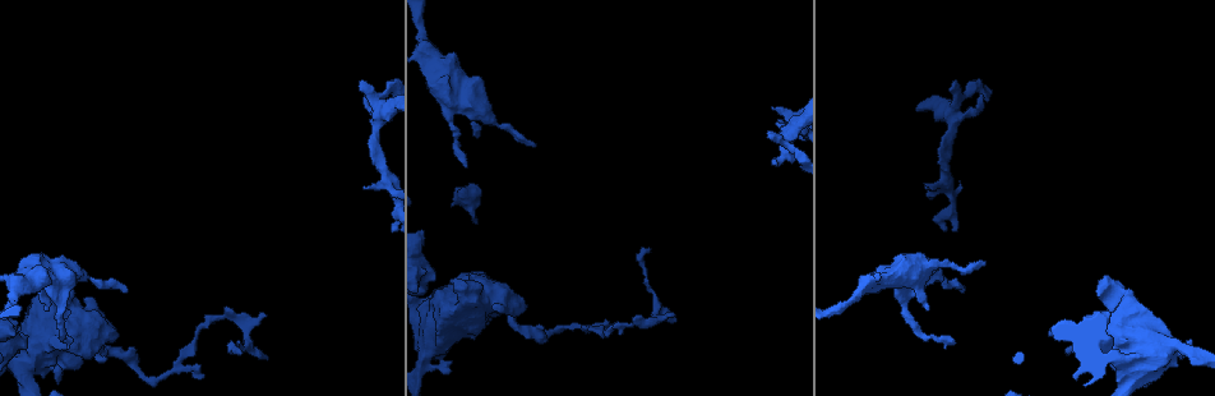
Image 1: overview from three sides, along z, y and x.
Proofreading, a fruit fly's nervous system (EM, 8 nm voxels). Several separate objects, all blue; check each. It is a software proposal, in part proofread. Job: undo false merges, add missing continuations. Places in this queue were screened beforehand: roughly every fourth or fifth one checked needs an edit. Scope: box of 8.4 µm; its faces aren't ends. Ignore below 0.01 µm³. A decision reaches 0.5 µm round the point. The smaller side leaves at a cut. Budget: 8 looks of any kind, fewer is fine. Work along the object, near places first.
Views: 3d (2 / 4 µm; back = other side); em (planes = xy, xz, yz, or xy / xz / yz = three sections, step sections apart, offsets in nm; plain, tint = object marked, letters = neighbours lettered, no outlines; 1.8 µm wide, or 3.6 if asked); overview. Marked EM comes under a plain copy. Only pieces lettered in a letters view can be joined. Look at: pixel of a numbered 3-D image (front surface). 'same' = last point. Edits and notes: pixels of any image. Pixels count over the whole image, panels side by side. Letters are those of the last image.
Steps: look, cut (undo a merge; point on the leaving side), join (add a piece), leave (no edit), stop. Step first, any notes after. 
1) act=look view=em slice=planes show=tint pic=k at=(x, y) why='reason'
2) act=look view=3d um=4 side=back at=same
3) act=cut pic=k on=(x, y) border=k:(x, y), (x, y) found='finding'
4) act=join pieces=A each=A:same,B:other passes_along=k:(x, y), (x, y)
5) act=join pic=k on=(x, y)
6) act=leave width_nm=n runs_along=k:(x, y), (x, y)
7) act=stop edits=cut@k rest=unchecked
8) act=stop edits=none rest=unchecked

act=look view=3d um=2 side=back pic=1 at=(674, 314) why='thin end'

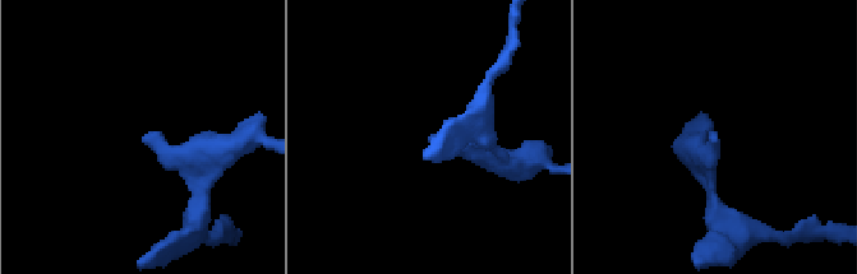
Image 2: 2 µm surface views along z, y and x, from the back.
act=look view=em slice=planes show=letters pic=2 at=(144, 138)

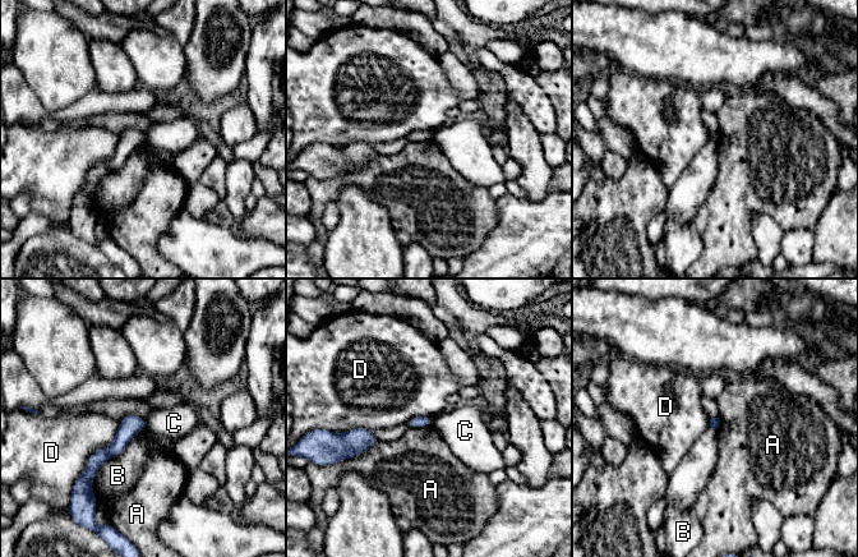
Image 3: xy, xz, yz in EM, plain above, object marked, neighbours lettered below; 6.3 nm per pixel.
act=leave longest_contact=D:480nm each=A:other,B:other,C:other,D:other runs_along=3:(143, 423), (88, 474) found='none of them fits'

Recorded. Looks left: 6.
act=look view=em slice=xy step=16 show=letters pic=1 at=(774, 107) why='branch stops here'

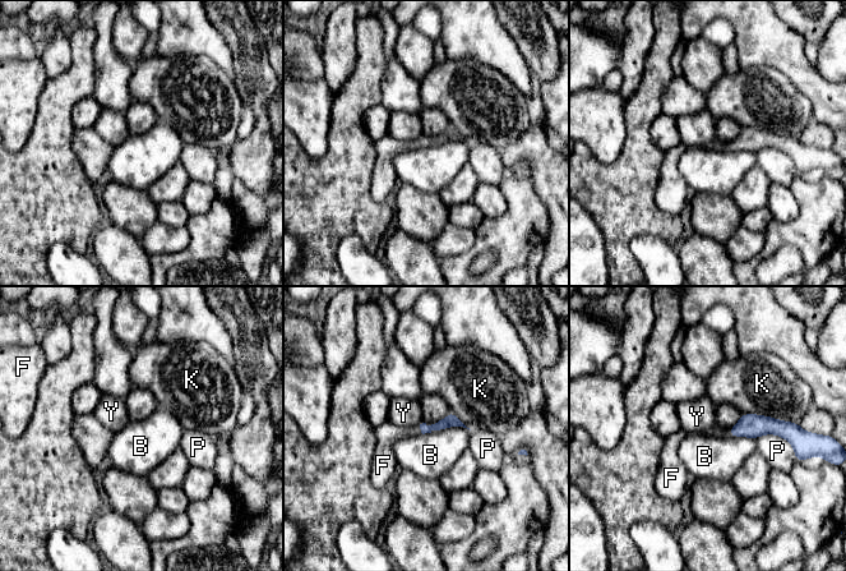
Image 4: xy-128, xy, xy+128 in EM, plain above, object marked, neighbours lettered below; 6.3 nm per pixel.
act=join pieces=F each=B:other,F:same,K:other,P:other,Y:other passes_along=4:(451, 419), (422, 423), (387, 434) found='it goes on there'

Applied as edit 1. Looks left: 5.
act=look view=overview

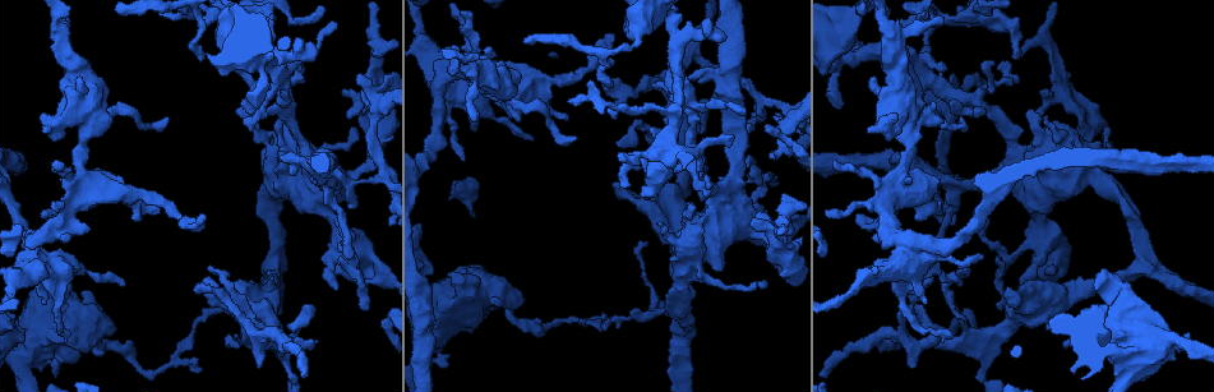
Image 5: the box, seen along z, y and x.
act=look view=3d um=4 pic=5 at=(88, 290) why='free end'

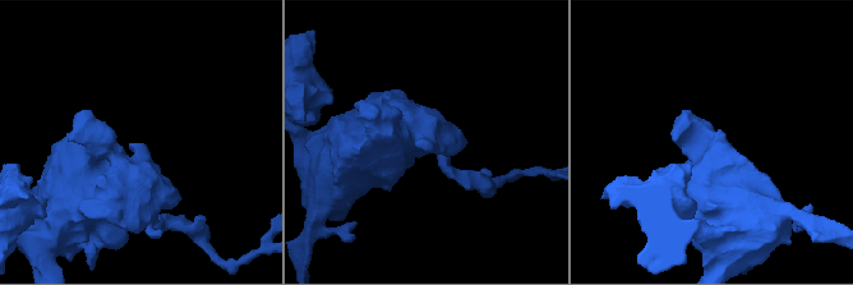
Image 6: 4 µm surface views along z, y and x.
act=look view=em slice=planes show=tint pic=6 at=(142, 143)

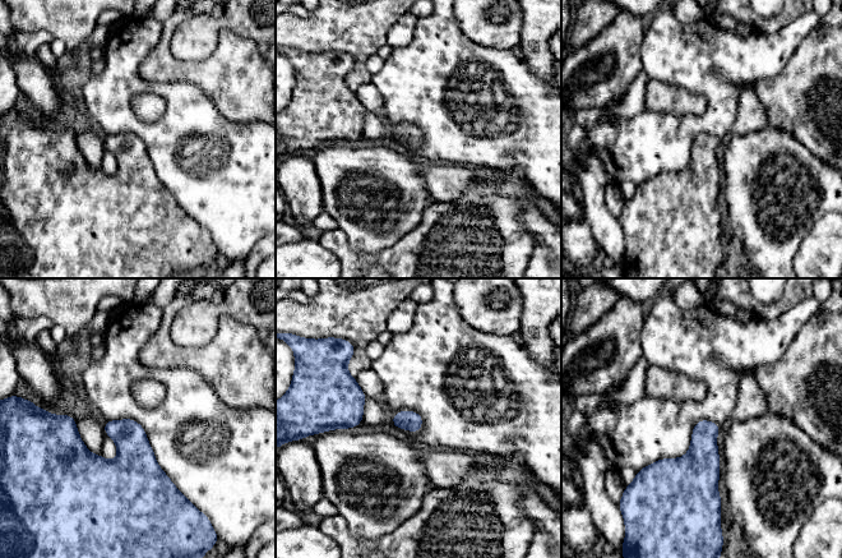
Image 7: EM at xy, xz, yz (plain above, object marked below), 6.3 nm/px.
act=look view=em slice=planes show=letters at=same why='what lies round it'

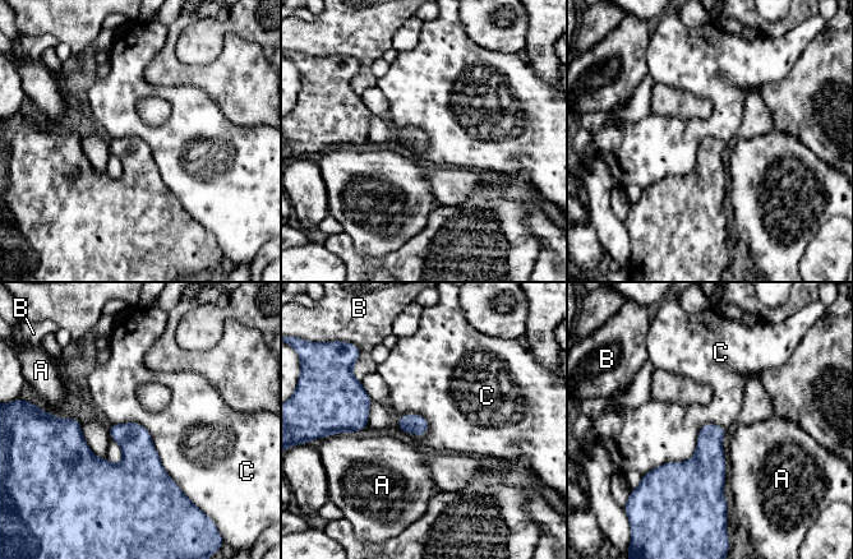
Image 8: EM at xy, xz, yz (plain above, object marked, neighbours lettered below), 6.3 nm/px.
act=leave each=A:other,B:other,C:other border=8:(111, 424), (139, 423), (188, 499) found='none of them fits'

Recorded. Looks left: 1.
act=stop edits=join@4 rest=unchecked

